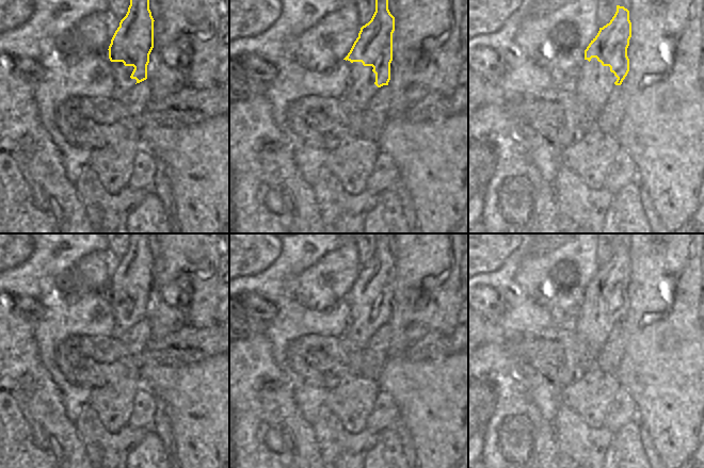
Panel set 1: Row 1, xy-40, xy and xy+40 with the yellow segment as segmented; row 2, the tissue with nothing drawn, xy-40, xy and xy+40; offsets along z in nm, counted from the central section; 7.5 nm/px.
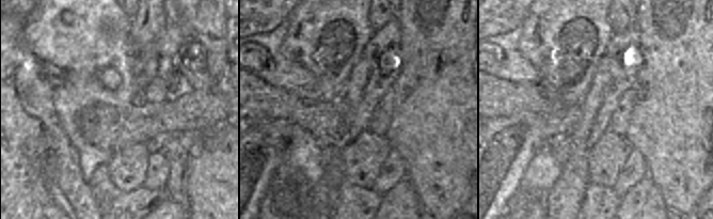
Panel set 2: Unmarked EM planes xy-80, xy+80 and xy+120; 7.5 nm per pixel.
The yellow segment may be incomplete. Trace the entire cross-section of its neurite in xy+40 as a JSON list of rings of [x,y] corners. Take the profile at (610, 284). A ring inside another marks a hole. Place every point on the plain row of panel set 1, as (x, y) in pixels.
[[[617,244],[610,261],[599,267],[597,274],[585,289],[585,298],[575,318],[574,332],[590,354],[599,354],[614,326],[621,324],[627,314],[630,276],[629,249]]]

